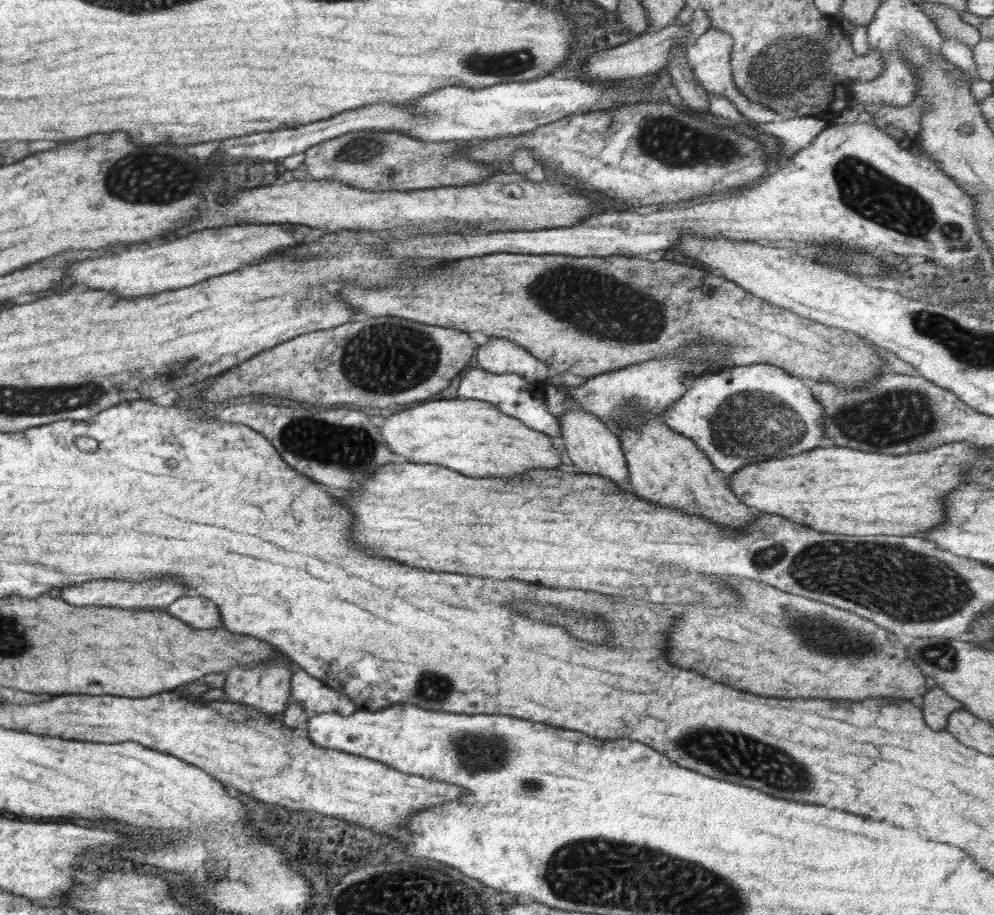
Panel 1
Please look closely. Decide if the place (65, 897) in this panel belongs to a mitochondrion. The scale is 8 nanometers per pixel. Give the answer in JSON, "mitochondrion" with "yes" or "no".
{"mitochondrion":"no"}

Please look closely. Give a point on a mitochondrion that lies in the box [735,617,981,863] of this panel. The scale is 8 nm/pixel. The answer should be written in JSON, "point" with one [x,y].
{"point":[943,656]}

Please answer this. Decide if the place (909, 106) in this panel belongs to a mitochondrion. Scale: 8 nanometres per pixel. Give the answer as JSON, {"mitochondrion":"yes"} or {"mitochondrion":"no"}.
{"mitochondrion":"no"}

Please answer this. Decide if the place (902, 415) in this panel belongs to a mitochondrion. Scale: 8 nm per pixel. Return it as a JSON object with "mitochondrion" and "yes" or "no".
{"mitochondrion":"yes"}

